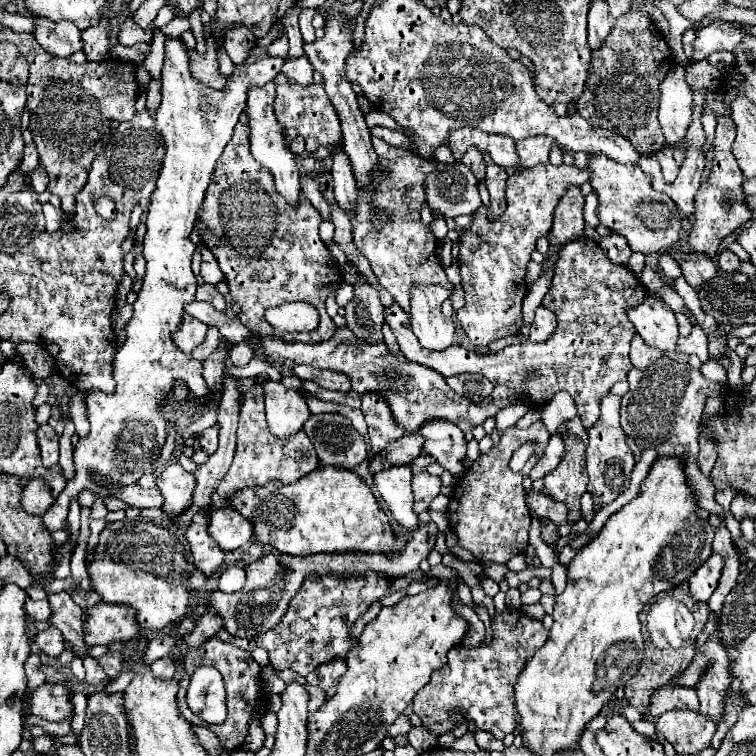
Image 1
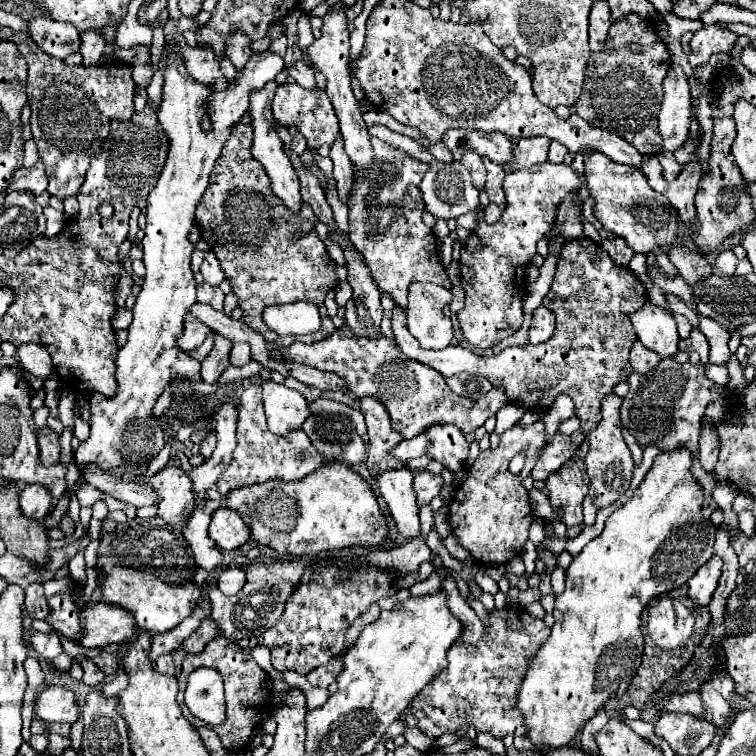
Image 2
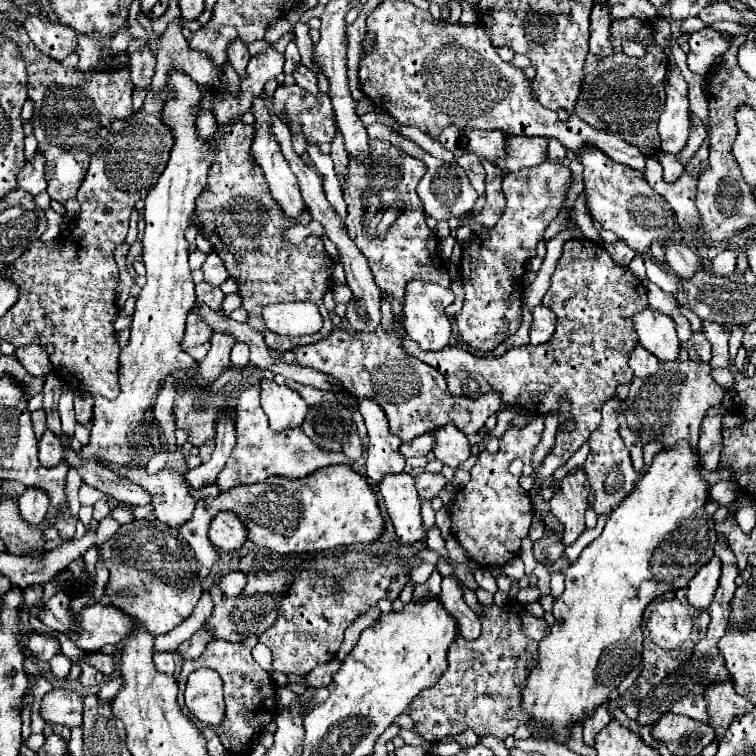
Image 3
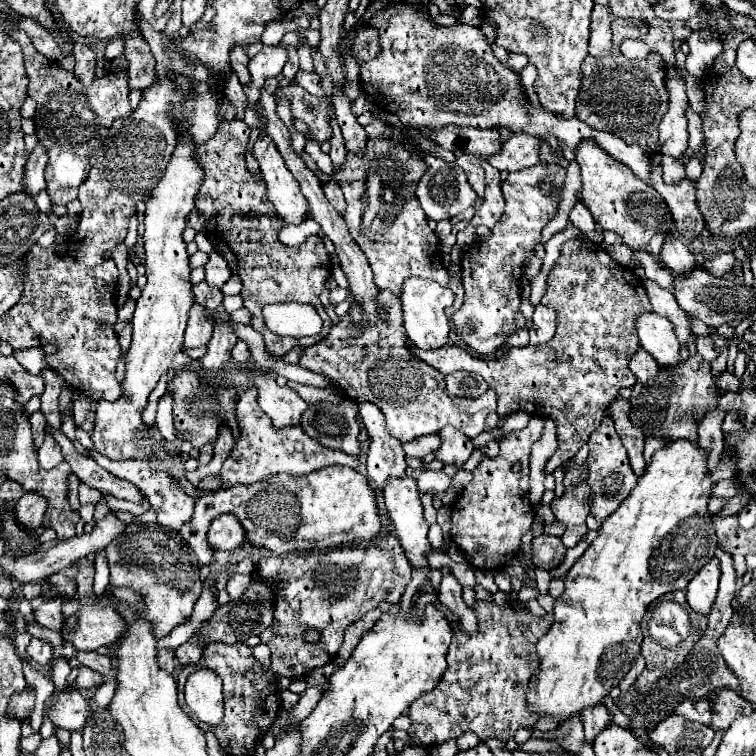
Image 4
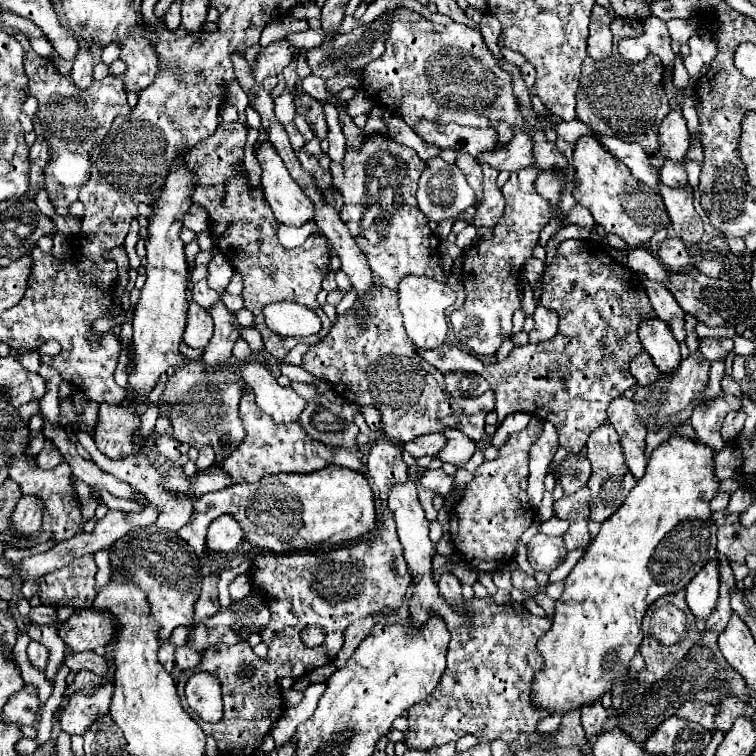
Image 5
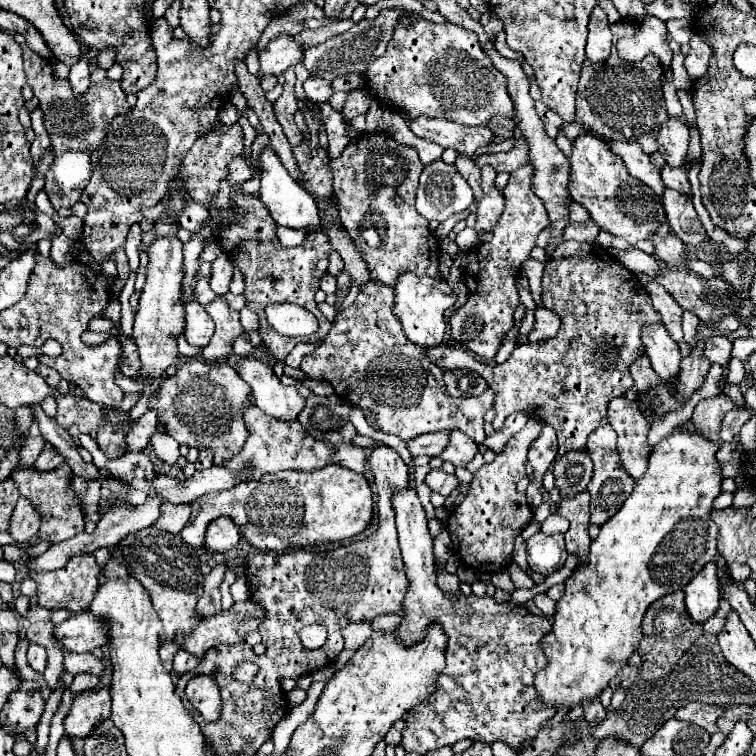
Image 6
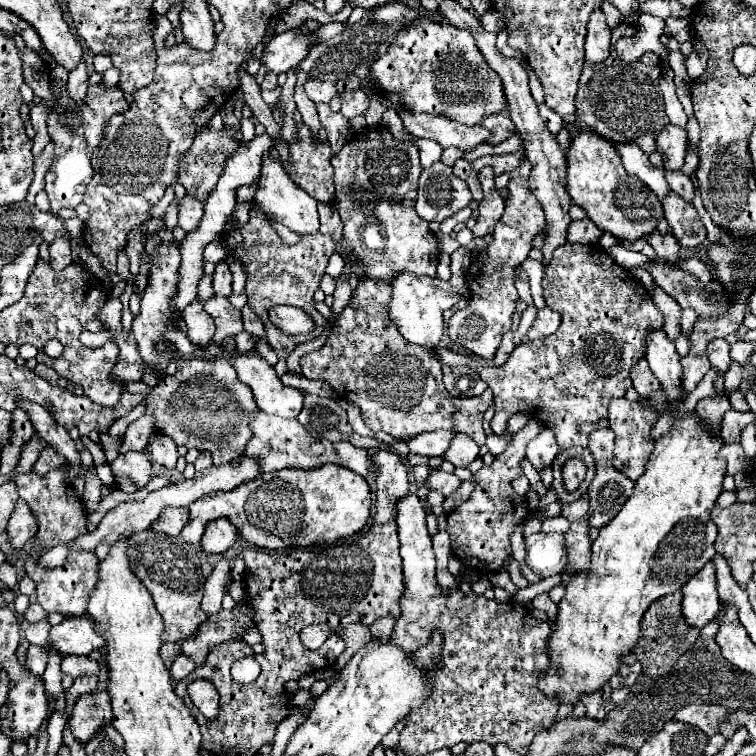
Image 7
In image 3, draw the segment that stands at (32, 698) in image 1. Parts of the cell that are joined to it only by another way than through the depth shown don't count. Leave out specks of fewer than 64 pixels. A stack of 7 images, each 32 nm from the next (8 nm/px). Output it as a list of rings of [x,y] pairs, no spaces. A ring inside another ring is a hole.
[[[52,688],[40,704],[40,714],[46,722],[78,726],[82,724],[82,698],[80,694],[64,688]]]

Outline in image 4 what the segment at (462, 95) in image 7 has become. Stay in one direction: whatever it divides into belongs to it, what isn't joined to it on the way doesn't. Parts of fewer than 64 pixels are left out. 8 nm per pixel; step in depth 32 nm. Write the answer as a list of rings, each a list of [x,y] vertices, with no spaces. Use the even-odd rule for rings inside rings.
[[[392,2],[392,4],[386,4],[382,10],[378,10],[378,12],[368,20],[368,26],[370,26],[370,28],[378,28],[378,34],[380,34],[380,52],[378,52],[378,56],[374,56],[372,60],[360,64],[360,84],[362,84],[362,92],[366,92],[366,94],[374,100],[374,104],[376,104],[380,110],[398,116],[398,120],[400,120],[404,126],[444,128],[444,124],[456,124],[456,126],[474,126],[474,128],[508,128],[512,134],[530,134],[530,136],[540,136],[540,138],[546,138],[546,136],[552,134],[552,136],[556,136],[560,142],[564,142],[564,144],[566,144],[568,148],[572,148],[572,150],[576,150],[582,140],[594,140],[606,154],[612,154],[614,160],[626,164],[636,176],[640,176],[642,180],[646,180],[646,182],[650,184],[650,180],[648,180],[648,172],[650,172],[650,168],[648,168],[648,156],[640,150],[640,146],[636,146],[636,144],[626,144],[624,140],[620,140],[618,136],[612,136],[610,132],[598,132],[598,130],[594,130],[594,128],[588,128],[588,124],[584,124],[584,122],[578,120],[576,116],[572,116],[572,118],[568,118],[568,120],[564,120],[564,118],[558,120],[558,116],[556,116],[554,112],[548,112],[548,110],[544,110],[542,106],[534,106],[534,104],[528,100],[528,94],[526,94],[526,90],[524,90],[520,72],[512,70],[508,64],[502,64],[502,62],[494,56],[492,46],[488,44],[486,34],[484,34],[478,26],[468,26],[468,24],[460,24],[460,22],[458,22],[458,24],[454,24],[454,26],[442,28],[440,24],[436,24],[436,22],[430,18],[428,12],[416,10],[412,4],[406,4],[406,2]]]

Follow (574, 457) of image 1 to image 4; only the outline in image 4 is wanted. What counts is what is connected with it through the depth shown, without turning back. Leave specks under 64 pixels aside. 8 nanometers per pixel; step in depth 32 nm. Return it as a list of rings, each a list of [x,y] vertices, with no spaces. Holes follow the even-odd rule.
[[[580,478],[576,484],[566,486],[564,494],[556,496],[550,504],[556,520],[566,524],[566,532],[562,536],[566,548],[576,546],[582,540],[582,536],[588,532],[586,528],[586,514],[590,512],[588,498],[590,498],[590,488],[586,480]]]

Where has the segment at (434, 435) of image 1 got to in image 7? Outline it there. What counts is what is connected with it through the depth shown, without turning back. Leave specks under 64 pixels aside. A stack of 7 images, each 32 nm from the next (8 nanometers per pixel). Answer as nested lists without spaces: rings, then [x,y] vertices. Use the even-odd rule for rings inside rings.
[[[456,432],[454,438],[452,438],[452,444],[450,448],[444,452],[444,460],[452,462],[454,466],[468,466],[476,456],[478,456],[480,448],[474,440],[470,440],[468,436]]]

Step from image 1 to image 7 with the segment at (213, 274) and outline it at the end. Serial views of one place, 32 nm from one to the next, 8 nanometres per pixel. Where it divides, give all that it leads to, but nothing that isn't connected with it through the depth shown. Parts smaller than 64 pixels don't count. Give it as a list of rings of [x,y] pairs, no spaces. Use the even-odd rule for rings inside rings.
[[[226,260],[216,262],[216,270],[214,270],[214,276],[212,276],[212,288],[214,288],[214,292],[218,296],[228,296],[232,292],[230,284],[232,284],[232,272],[228,268],[228,262]]]

